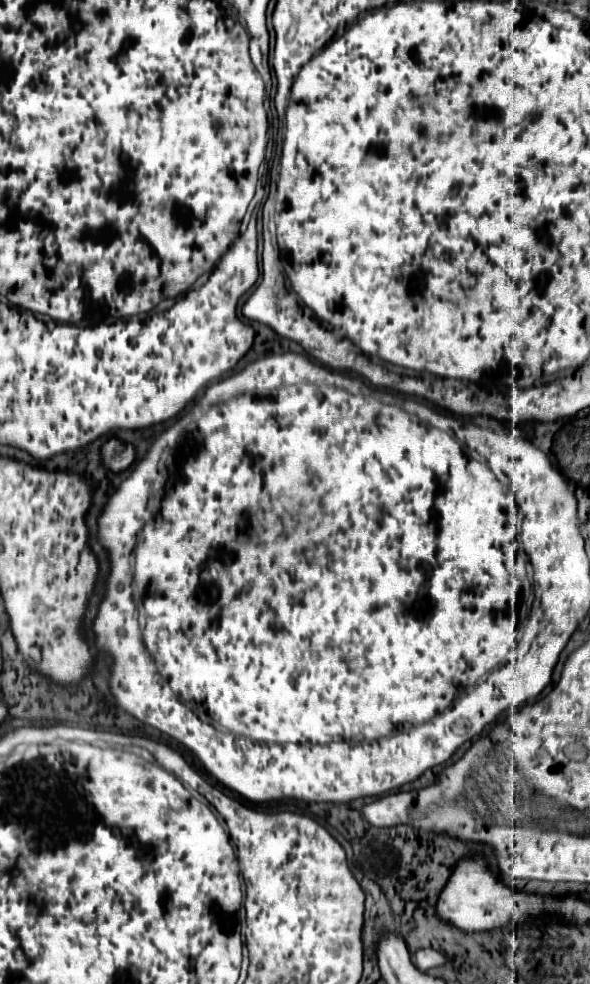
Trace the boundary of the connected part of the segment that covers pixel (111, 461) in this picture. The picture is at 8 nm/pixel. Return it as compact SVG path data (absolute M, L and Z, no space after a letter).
M111 438L103 446L103 464L113 472L121 472L121 470L129 468L133 464L133 460L135 460L135 446L129 442Z

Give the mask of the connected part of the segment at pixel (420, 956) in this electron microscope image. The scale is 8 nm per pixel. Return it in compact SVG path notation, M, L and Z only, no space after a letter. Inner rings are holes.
M433 948L417 950L411 958L417 968L435 968L435 966L441 966L441 962L445 962L445 958L441 958L441 954L437 954L437 950Z

